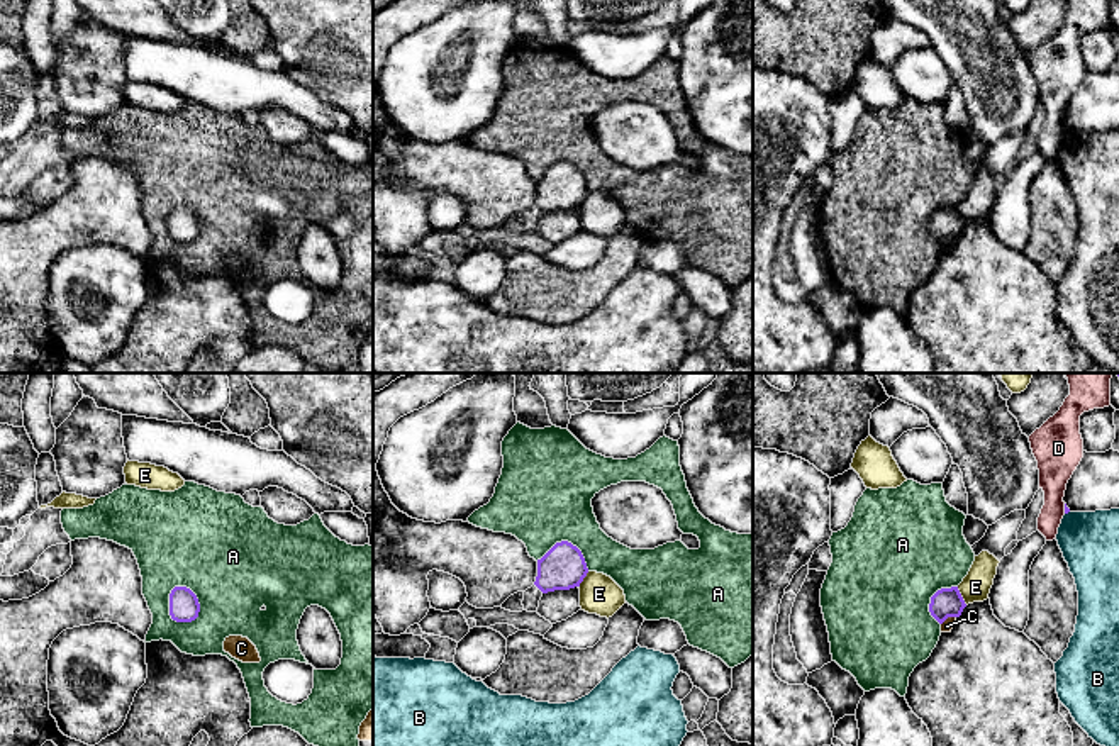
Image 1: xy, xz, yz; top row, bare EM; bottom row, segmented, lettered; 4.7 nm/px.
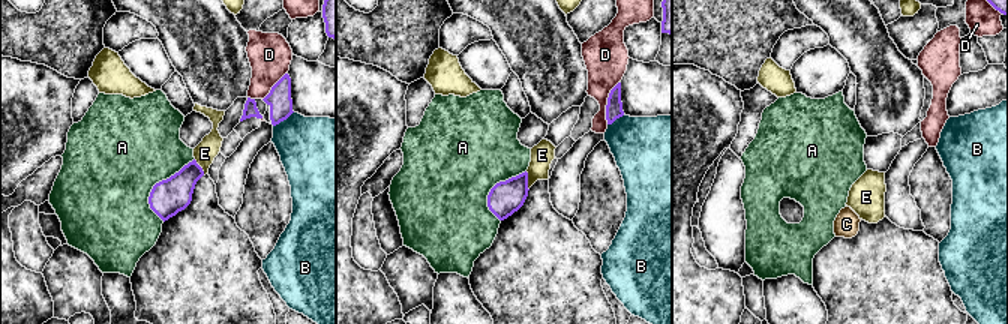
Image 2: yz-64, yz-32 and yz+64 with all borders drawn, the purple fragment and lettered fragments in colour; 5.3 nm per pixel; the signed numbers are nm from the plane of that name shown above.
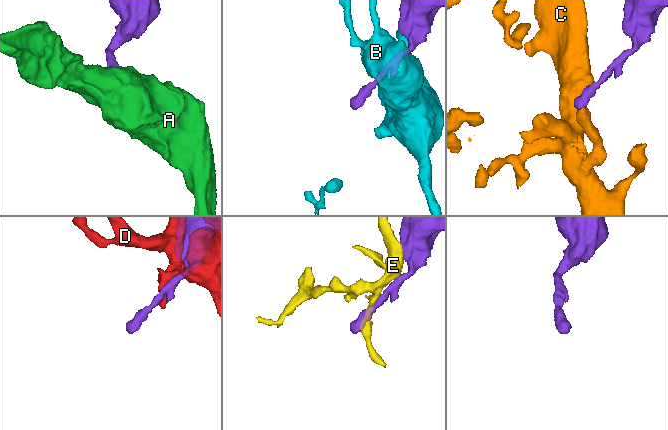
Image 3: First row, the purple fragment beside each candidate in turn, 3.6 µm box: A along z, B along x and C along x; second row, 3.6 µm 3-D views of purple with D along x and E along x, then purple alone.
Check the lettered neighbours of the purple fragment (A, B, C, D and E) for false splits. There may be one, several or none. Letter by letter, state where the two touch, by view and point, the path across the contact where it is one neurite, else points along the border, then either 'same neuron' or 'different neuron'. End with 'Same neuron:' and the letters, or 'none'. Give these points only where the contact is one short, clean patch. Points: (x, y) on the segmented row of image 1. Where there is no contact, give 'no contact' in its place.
A: xy (170, 611) | along xy (175, 585), (170, 594), (170, 616), (177, 621), (190, 623) | different neuron
B: yz (1067, 512) | different neuron
C: yz (948, 616) | along yz (955, 616), (950, 616), (941, 624) | different neuron
D: yz (1065, 509) | different neuron
E: yz (960, 595) | different neuron
Same neuron: none

